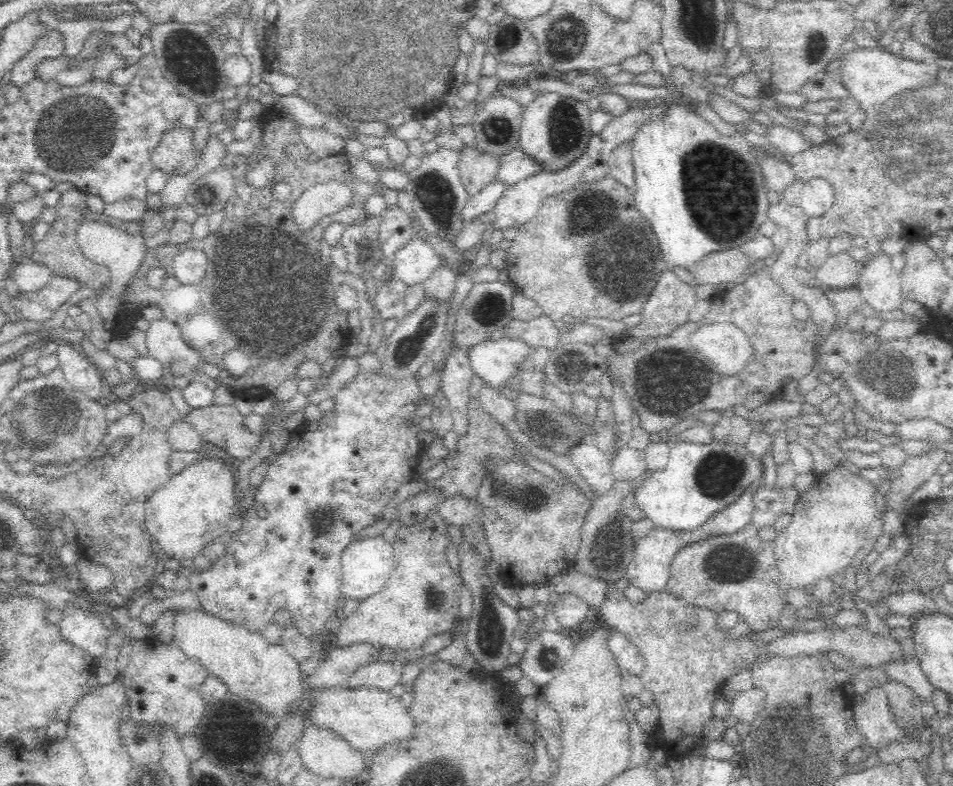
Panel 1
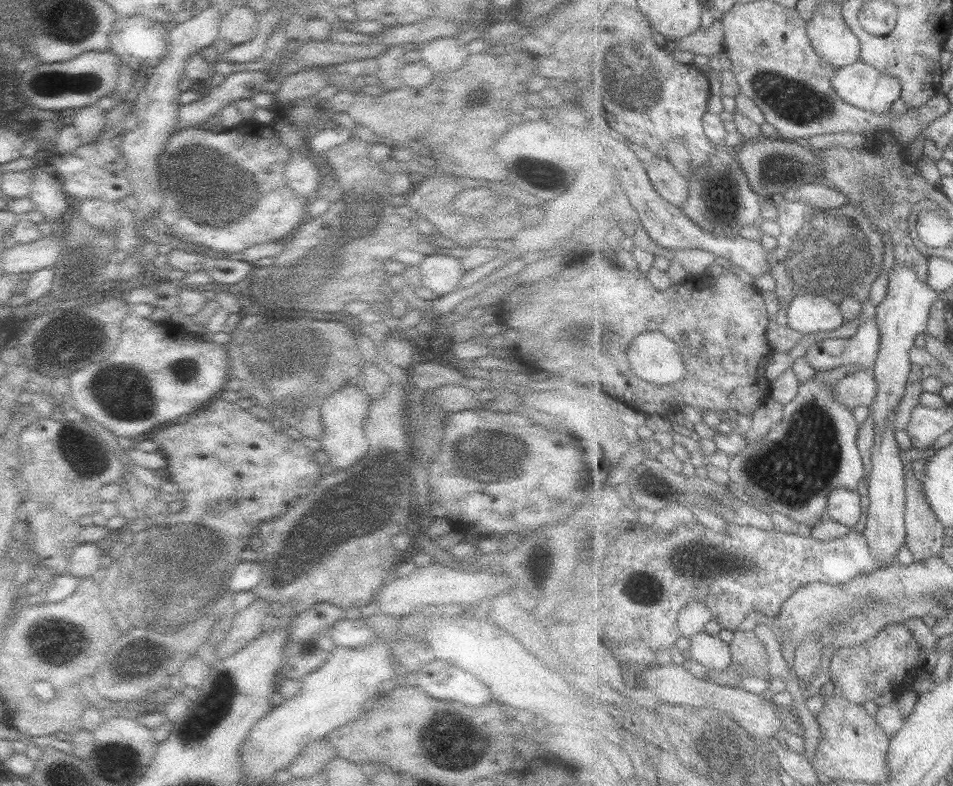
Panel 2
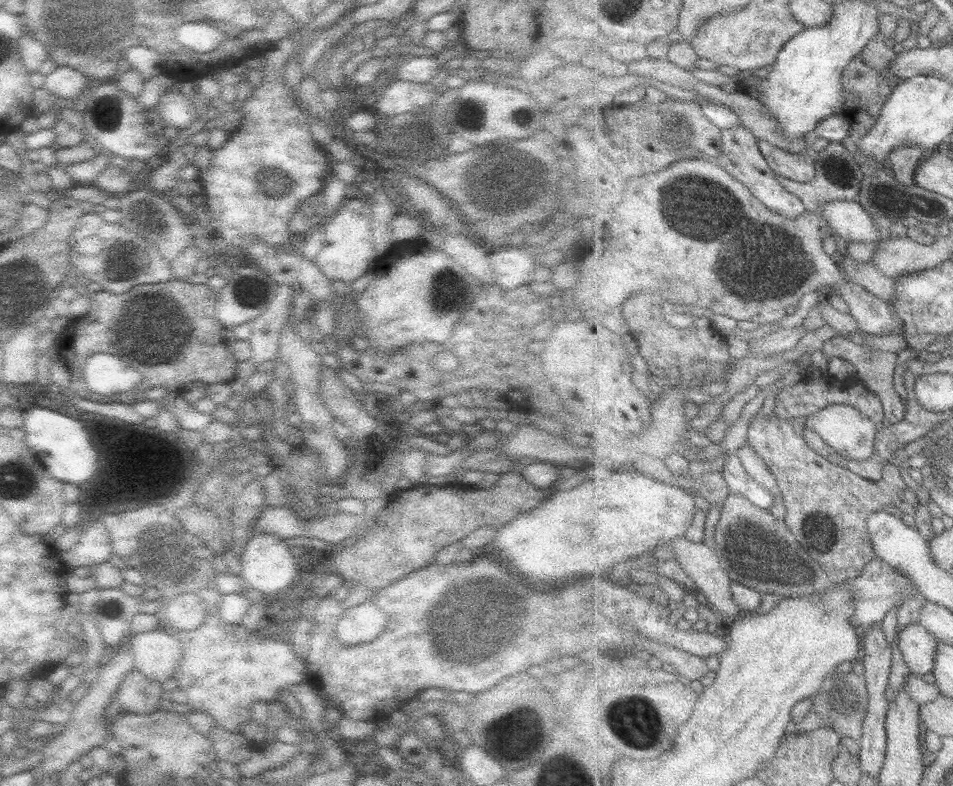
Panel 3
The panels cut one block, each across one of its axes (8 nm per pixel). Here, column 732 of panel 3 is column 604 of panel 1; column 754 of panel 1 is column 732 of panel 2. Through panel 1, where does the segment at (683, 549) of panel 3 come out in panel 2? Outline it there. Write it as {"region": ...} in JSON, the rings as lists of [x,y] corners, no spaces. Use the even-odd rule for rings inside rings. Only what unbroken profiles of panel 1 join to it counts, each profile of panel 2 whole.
{"region":[[[740,630],[733,633],[733,638],[730,642],[730,649],[732,654],[732,662],[739,665],[742,668],[744,674],[749,676],[769,680],[769,657],[767,657],[767,650],[761,643],[761,640],[757,638],[752,630]]]}

